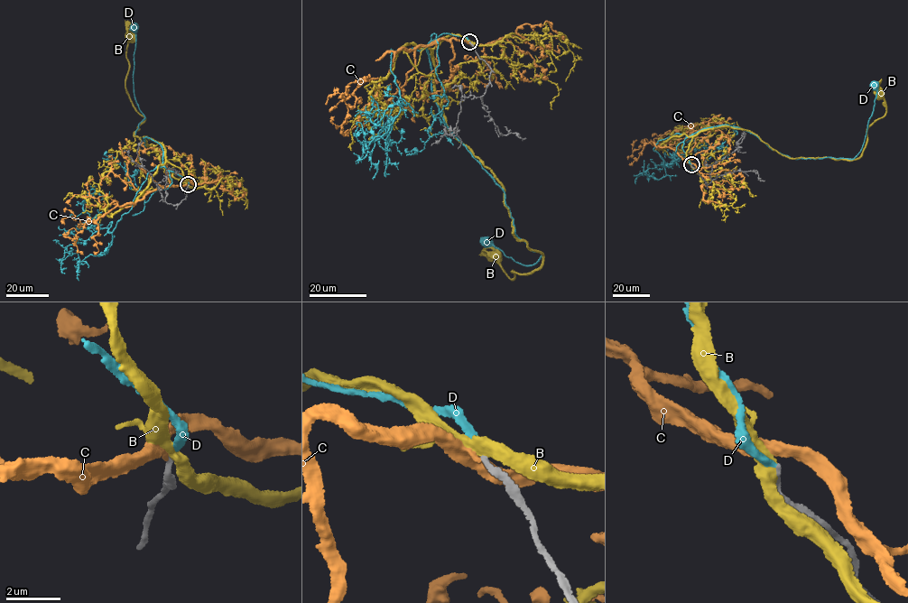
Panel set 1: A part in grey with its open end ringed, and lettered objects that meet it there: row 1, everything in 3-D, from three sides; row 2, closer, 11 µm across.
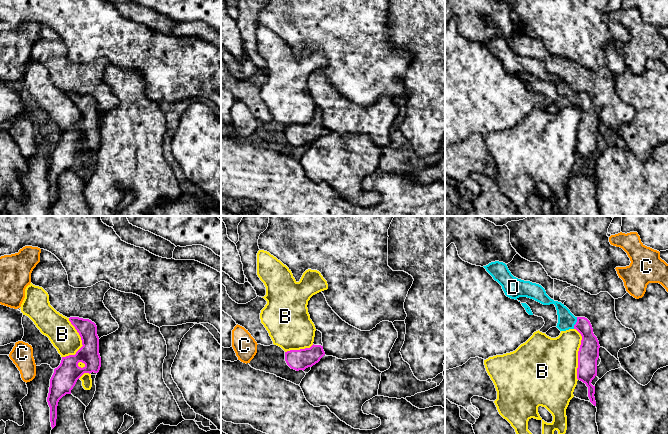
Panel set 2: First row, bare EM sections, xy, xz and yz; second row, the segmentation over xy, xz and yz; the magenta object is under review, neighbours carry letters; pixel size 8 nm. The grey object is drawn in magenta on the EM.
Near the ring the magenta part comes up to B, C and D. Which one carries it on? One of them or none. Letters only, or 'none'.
D

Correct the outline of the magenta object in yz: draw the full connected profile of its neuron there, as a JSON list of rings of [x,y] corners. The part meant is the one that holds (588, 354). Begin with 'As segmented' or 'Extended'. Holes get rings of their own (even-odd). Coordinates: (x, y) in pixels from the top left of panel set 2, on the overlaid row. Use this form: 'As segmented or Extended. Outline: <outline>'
Extended. Outline: [[[495,261],[483,267],[502,286],[507,297],[515,300],[519,297],[527,297],[543,305],[554,304],[558,315],[556,327],[560,331],[576,329],[581,334],[577,379],[586,384],[590,402],[596,406],[594,397],[595,386],[591,382],[597,376],[597,360],[599,358],[600,345],[593,333],[590,321],[585,317],[575,317],[564,304],[551,299],[541,285],[514,277],[505,263]]]

